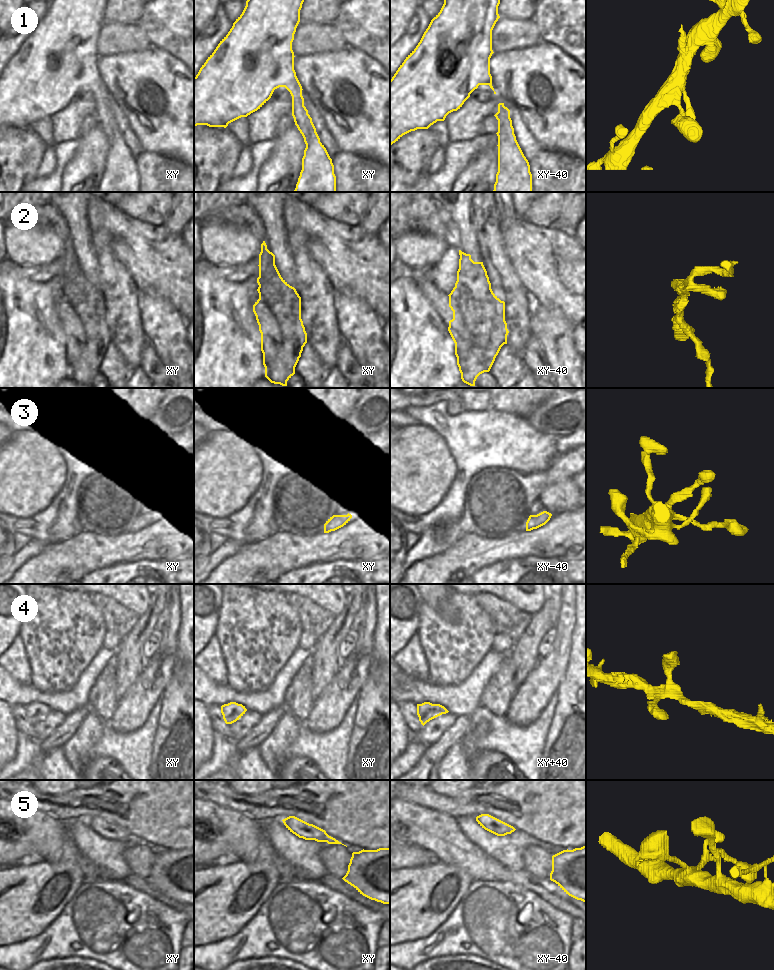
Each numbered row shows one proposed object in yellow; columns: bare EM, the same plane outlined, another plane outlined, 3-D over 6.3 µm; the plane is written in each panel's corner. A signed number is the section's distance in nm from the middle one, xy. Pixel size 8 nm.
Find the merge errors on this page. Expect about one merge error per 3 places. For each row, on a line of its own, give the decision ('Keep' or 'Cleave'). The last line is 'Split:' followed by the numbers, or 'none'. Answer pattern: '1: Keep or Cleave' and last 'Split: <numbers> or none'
1: Keep
2: Cleave
3: Keep
4: Keep
5: Keep
Split: 2.

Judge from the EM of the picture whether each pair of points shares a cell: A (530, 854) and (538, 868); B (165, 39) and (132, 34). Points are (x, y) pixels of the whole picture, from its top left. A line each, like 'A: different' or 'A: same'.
A: same
B: different

